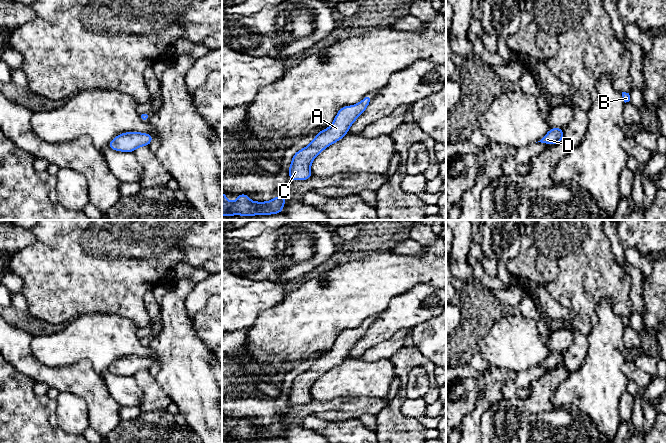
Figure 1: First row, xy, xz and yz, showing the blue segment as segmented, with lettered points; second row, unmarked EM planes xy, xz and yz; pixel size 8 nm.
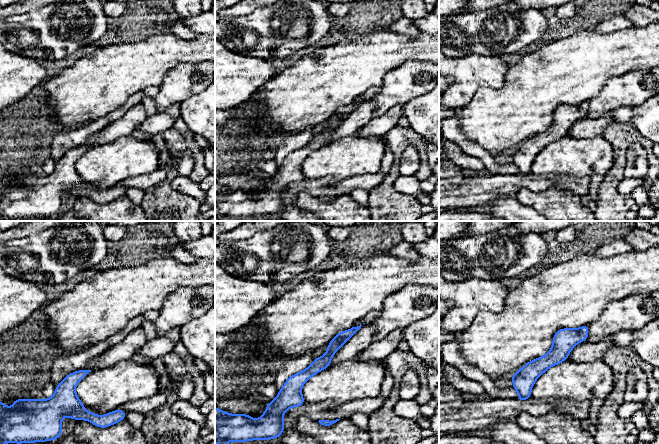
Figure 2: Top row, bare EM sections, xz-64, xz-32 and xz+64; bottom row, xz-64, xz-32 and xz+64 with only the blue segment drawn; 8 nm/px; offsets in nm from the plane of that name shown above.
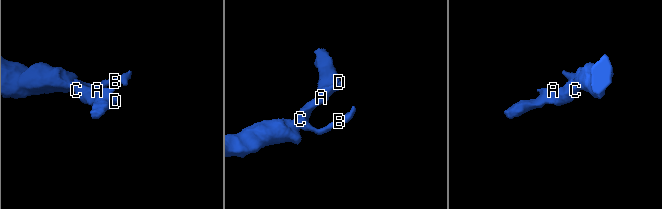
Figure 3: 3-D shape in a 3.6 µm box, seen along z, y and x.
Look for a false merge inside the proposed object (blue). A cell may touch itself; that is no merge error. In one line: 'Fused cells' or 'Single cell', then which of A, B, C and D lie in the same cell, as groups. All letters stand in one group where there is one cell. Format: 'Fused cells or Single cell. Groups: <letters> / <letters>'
Single cell. Groups: A B C D

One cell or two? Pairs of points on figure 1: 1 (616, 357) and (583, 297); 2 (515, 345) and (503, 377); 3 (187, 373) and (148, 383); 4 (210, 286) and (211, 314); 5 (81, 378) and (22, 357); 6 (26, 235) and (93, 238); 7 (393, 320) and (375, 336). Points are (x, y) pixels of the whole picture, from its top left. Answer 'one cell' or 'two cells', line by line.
1: two cells
2: two cells
3: two cells
4: two cells
5: one cell
6: two cells
7: one cell

